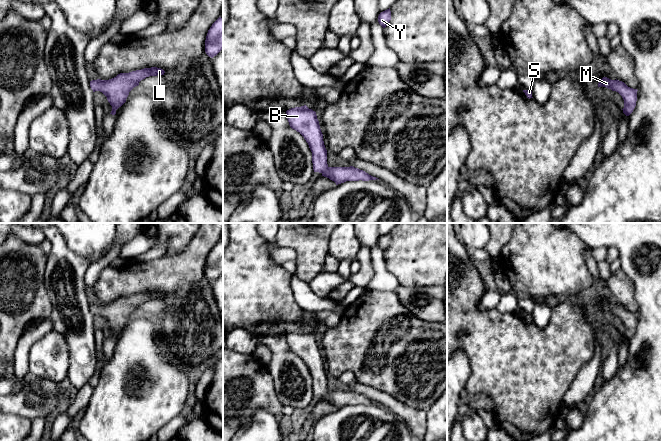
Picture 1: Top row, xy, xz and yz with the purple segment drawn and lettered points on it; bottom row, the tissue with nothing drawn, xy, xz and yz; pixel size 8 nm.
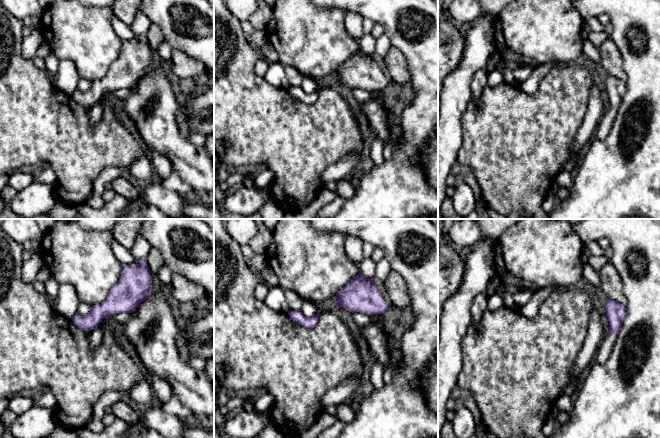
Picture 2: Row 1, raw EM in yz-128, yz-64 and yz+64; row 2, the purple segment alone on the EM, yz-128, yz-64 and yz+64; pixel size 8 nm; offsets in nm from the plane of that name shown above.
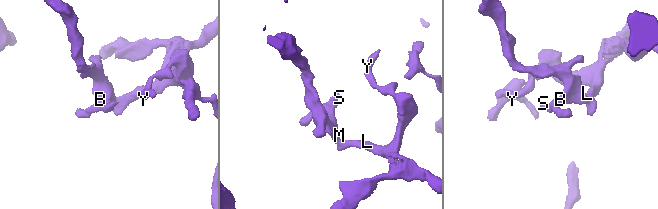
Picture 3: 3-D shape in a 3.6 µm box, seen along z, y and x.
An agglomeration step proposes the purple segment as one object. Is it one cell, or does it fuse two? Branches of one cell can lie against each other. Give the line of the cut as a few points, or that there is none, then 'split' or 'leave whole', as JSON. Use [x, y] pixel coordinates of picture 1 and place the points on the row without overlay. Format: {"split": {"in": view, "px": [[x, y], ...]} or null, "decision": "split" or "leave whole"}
{"split": null, "decision": "leave whole"}

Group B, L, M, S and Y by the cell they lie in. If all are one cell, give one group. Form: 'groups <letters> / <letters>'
groups B L M S Y

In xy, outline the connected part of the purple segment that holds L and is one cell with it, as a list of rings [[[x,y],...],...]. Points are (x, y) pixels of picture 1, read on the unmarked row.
[[[144,292],[129,297],[120,297],[109,304],[92,304],[90,311],[93,316],[100,315],[107,321],[112,330],[110,338],[115,339],[116,334],[126,326],[129,316],[138,310],[141,304],[149,300],[164,299],[164,297],[165,295],[161,292]]]

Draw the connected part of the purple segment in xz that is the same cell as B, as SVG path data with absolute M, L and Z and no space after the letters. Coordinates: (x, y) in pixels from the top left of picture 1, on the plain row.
M304 329L287 334L286 339L290 351L299 356L309 369L312 376L314 396L321 397L322 400L334 405L336 409L346 405L369 405L378 403L353 390L328 390L327 374L315 335Z

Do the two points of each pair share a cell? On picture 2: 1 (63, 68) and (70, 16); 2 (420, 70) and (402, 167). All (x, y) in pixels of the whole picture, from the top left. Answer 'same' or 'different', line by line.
1: different
2: same

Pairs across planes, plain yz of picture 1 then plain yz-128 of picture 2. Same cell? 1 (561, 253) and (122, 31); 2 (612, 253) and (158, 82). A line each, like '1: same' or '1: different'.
1: different
2: same

